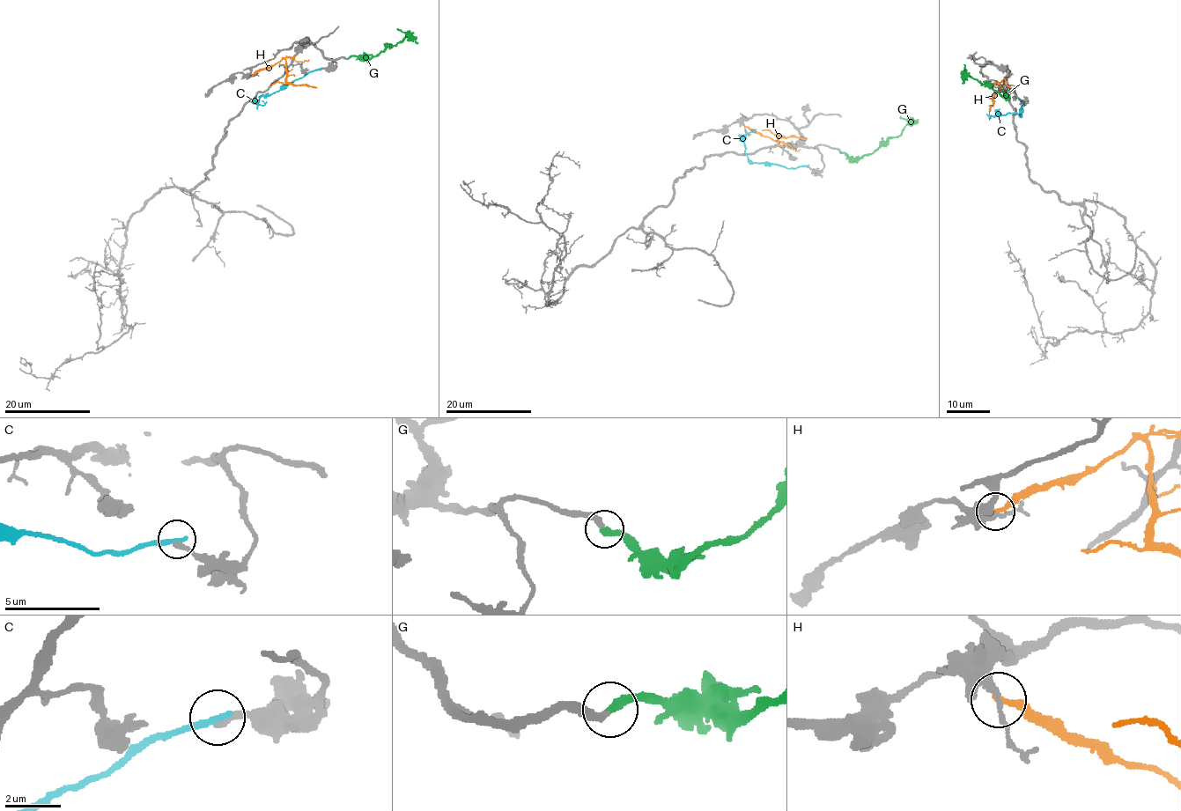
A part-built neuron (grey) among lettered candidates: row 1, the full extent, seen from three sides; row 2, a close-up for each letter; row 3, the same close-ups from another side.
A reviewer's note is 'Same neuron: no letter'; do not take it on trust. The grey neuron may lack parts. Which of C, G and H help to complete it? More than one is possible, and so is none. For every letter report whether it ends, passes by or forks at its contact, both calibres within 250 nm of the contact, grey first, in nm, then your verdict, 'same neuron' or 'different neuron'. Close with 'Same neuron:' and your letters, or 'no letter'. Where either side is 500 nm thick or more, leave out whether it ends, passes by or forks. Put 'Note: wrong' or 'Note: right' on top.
Note: wrong
C: it ends there; 280 nm thick on the grey side, 280 nm on the other; different neuron
G: it ends there; 280 nm thick on the grey side, 320 nm on the other; same neuron
H: it ends there; 240 nm thick on the grey side, 240 nm on the other; different neuron
Same neuron: G

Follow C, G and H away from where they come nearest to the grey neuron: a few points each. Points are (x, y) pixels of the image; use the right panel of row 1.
C: (1019, 99), (1024, 105), (1021, 114), (990, 117), (986, 114)
G: (1002, 92), (1005, 94), (1003, 98), (966, 74), (963, 64)
H: (992, 84), (1004, 78), (1002, 87), (993, 96), (988, 111)

